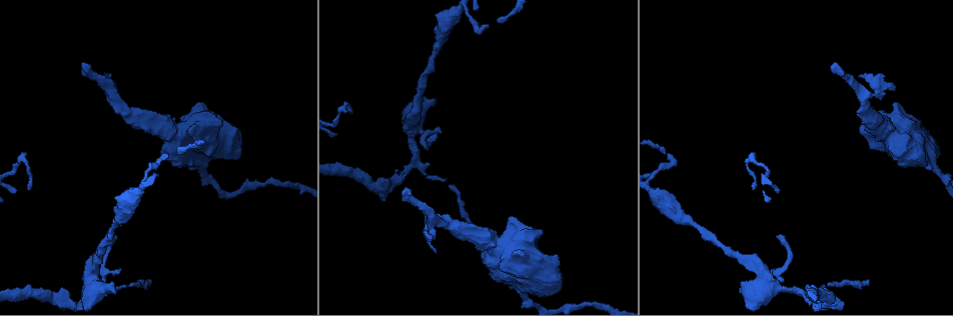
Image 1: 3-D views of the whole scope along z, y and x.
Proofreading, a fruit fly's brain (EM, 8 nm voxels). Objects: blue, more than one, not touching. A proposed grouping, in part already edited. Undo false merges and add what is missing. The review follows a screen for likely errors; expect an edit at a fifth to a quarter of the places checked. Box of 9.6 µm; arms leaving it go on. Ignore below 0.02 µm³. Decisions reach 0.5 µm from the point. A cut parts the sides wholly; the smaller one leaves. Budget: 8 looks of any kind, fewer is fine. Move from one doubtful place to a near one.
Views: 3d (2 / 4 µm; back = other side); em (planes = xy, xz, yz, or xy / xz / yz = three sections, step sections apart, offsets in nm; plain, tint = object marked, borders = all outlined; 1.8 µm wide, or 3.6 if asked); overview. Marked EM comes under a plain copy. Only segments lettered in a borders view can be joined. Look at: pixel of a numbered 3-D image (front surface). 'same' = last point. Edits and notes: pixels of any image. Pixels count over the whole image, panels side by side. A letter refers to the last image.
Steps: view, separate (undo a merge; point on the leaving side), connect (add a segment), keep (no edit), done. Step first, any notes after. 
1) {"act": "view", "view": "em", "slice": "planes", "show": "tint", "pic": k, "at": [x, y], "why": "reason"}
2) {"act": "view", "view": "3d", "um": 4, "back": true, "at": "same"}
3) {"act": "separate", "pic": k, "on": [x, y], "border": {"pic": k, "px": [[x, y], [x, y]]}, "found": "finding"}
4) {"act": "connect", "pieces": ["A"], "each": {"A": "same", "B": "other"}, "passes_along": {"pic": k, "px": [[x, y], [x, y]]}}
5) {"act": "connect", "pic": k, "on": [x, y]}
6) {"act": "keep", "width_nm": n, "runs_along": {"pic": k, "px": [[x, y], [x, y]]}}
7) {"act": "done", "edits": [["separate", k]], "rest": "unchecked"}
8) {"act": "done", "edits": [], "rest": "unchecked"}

{"act": "view", "view": "3d", "um": 4, "pic": 1, "at": [84, 63], "why": "an open end"}

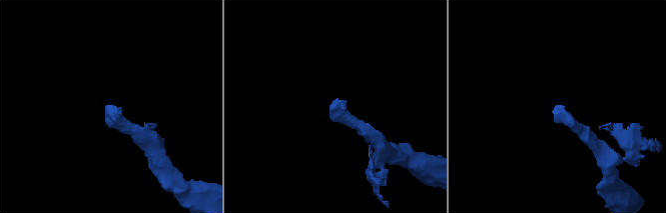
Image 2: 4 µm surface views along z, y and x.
{"act": "view", "view": "em", "slice": "xz", "step": 16, "show": "borders", "pic": 2, "at": [111, 108]}

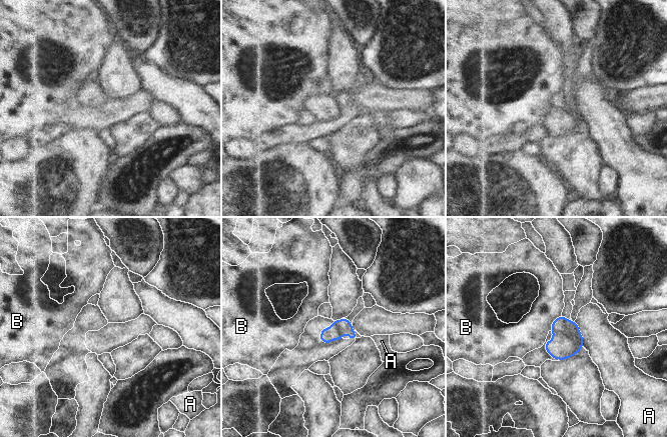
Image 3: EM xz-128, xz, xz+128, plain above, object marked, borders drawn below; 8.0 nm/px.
{"act": "keep", "width_nm": 130, "each": {"A": "other", "B": "other"}, "border": {"pic": 3, "px": [[561, 315], [553, 321], [551, 330]]}, "found": "no lettered segment goes on from it"}

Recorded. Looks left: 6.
{"act": "view", "view": "em", "slice": "planes", "show": "borders", "pic": 1, "at": [488, 26], "why": "thin end"}

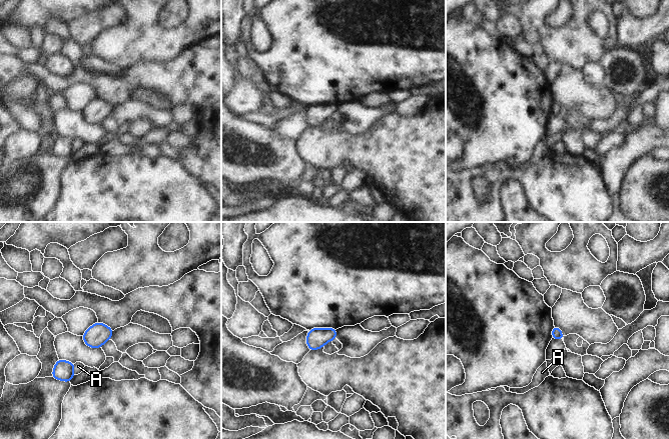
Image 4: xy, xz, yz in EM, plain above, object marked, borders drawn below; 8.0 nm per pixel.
{"act": "keep", "width_nm": 90, "each": {"A": "other"}, "found": "no lettered segment goes on from it"}

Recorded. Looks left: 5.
{"act": "view", "view": "em", "slice": "planes", "show": "borders", "pic": 1, "at": [116, 292], "why": "stops while still wide"}

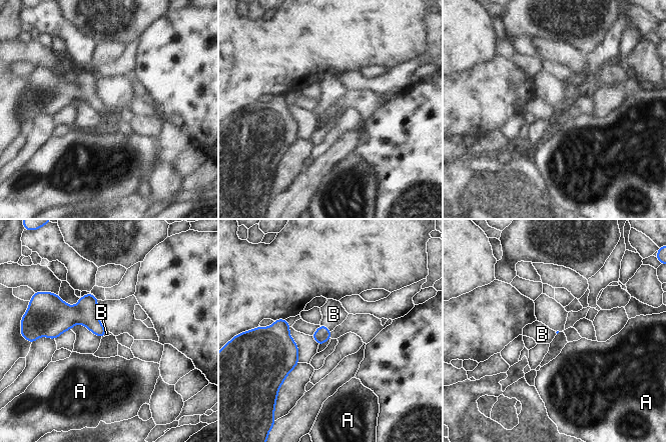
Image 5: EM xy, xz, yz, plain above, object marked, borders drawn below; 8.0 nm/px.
{"act": "connect", "pieces": ["B"], "longest_contact_nm": ["B", 110], "each": {"A": "other", "B": "same"}, "found": "the neuron continues"}

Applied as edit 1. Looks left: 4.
{"act": "done", "edits": [["connect", 5]], "rest": "unchecked"}

